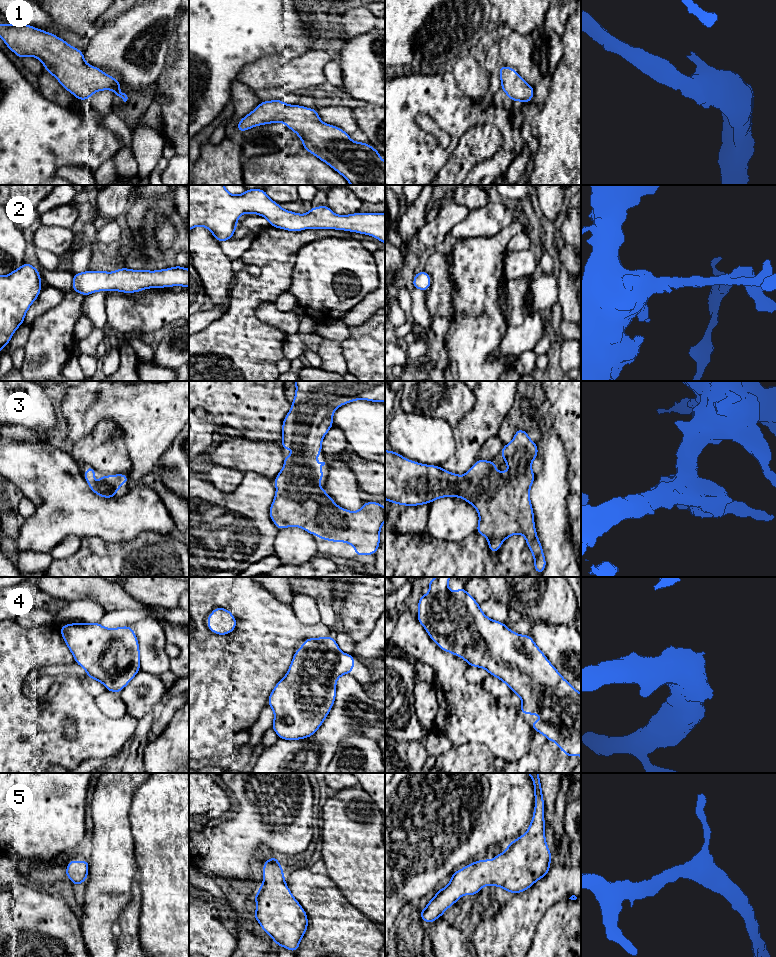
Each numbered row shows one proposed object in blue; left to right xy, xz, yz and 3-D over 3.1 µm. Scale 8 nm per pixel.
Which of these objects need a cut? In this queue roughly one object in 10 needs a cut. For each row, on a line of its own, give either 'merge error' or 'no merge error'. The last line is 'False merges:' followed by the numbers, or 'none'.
1: no merge error
2: no merge error
3: no merge error
4: no merge error
5: no merge error
False merges: none

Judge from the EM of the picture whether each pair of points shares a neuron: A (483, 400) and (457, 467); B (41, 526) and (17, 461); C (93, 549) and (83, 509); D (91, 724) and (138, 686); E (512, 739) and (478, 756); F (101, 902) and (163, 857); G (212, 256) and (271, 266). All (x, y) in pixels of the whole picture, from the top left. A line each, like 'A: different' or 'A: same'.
A: same
B: same
C: different
D: different
E: different
F: different
G: different

